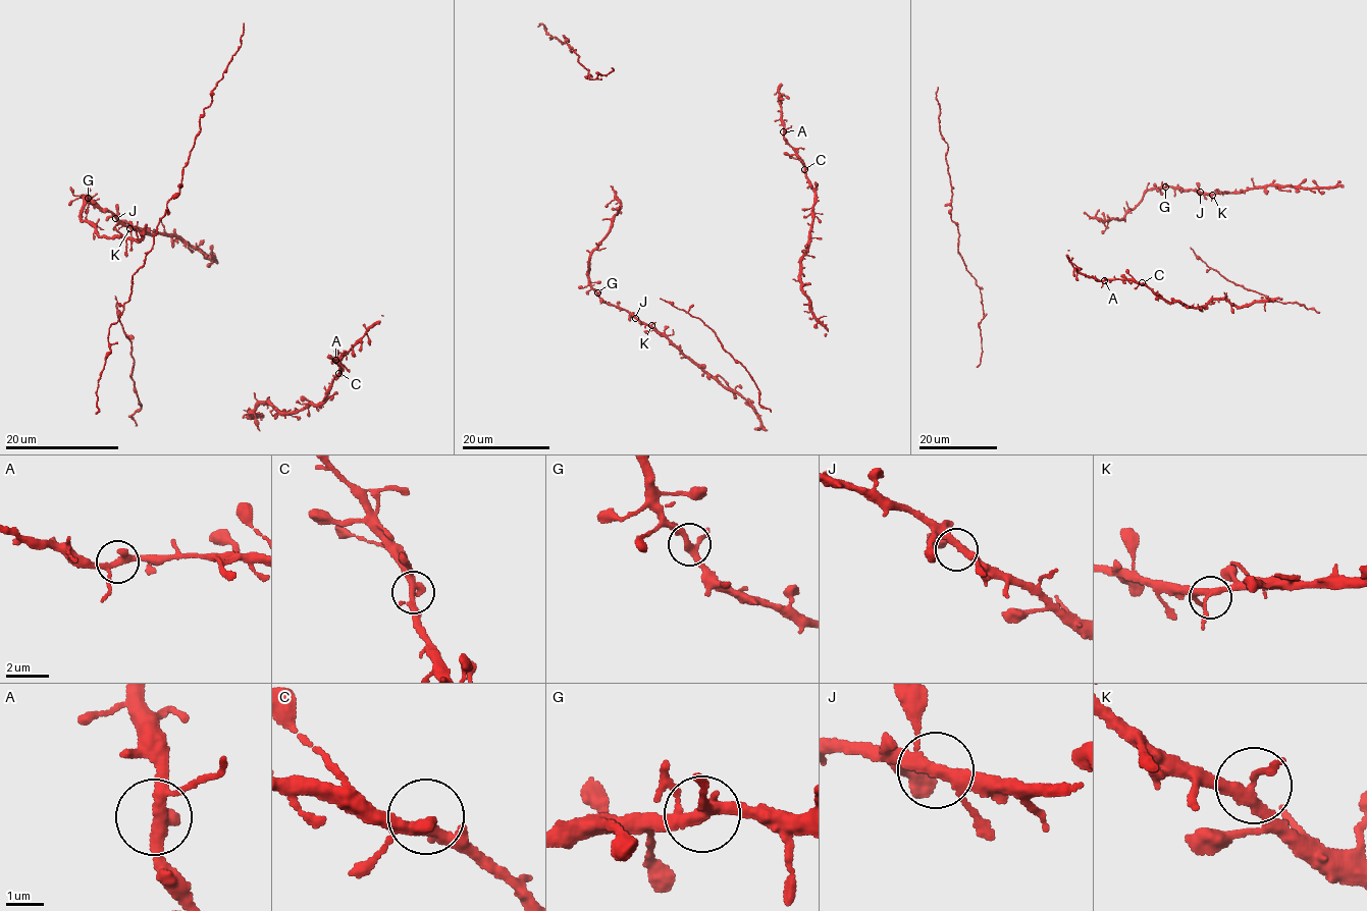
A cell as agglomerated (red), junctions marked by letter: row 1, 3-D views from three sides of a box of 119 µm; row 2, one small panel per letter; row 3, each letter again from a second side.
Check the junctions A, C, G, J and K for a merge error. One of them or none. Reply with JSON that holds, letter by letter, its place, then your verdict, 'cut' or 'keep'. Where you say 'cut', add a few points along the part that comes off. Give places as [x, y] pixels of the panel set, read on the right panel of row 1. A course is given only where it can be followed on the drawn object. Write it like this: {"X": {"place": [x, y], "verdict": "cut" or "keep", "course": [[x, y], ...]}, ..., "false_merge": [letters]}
{"A": {"place": [1104, 280], "verdict": "keep"}, "C": {"place": [1142, 282], "verdict": "keep"}, "G": {"place": [1165, 186], "verdict": "keep"}, "J": {"place": [1200, 192], "verdict": "keep"}, "K": {"place": [1212, 195], "verdict": "keep"}, "false_merge": []}

